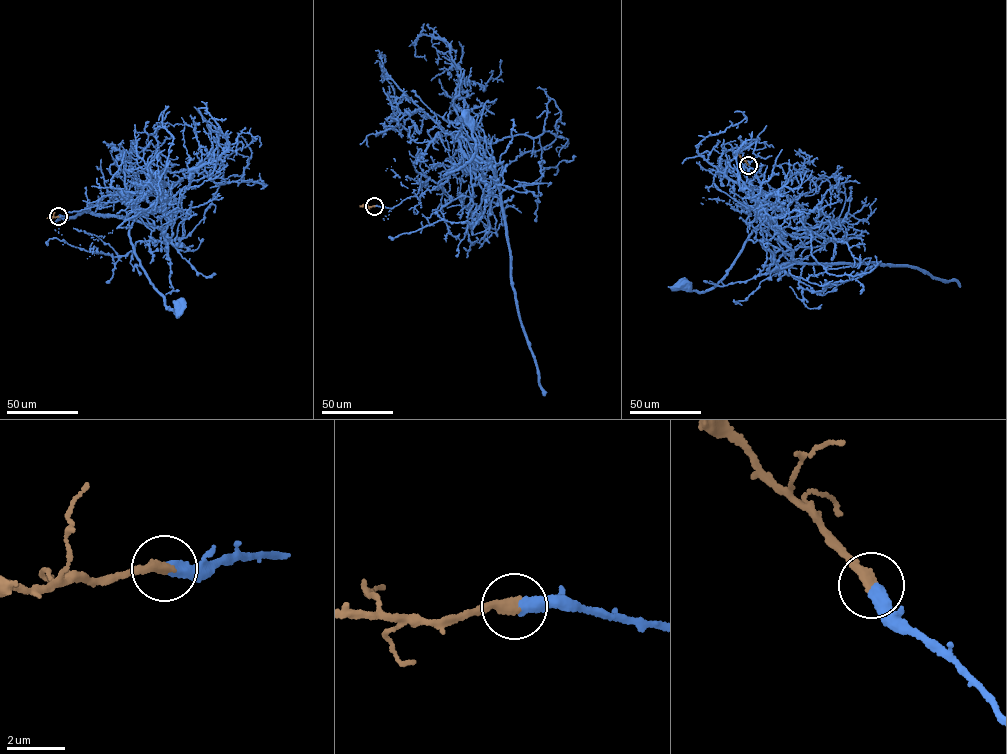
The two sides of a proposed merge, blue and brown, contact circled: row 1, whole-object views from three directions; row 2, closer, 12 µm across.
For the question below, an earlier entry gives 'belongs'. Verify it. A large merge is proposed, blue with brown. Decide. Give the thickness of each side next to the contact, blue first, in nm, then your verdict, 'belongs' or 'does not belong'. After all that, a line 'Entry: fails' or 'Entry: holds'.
460 nm thick on the blue side, 400 nm on the other; belongs
Entry: holds

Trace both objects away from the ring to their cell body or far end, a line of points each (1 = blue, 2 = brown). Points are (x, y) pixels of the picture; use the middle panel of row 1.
1: (374, 206), (391, 208), (419, 197), (447, 181), (451, 168), (444, 175), (469, 161), (475, 139), (465, 115)
2: (374, 206), (360, 205)

